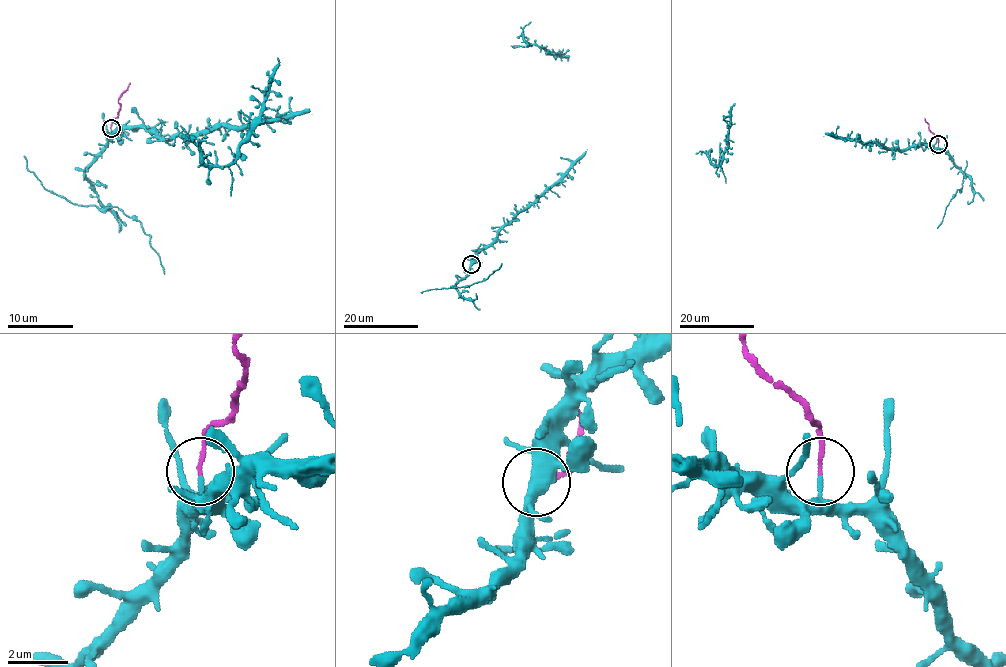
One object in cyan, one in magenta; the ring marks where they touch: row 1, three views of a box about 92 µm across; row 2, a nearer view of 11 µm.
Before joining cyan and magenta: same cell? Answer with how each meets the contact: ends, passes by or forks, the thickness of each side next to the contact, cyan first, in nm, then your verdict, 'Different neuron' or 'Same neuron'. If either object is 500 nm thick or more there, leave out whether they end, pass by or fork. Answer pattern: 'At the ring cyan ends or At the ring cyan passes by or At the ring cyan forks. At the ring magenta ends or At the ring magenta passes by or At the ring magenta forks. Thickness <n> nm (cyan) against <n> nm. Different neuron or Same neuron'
At the ring cyan ends. At the ring magenta ends. Thickness 200 nm (cyan) against 130 nm. Different neuron

